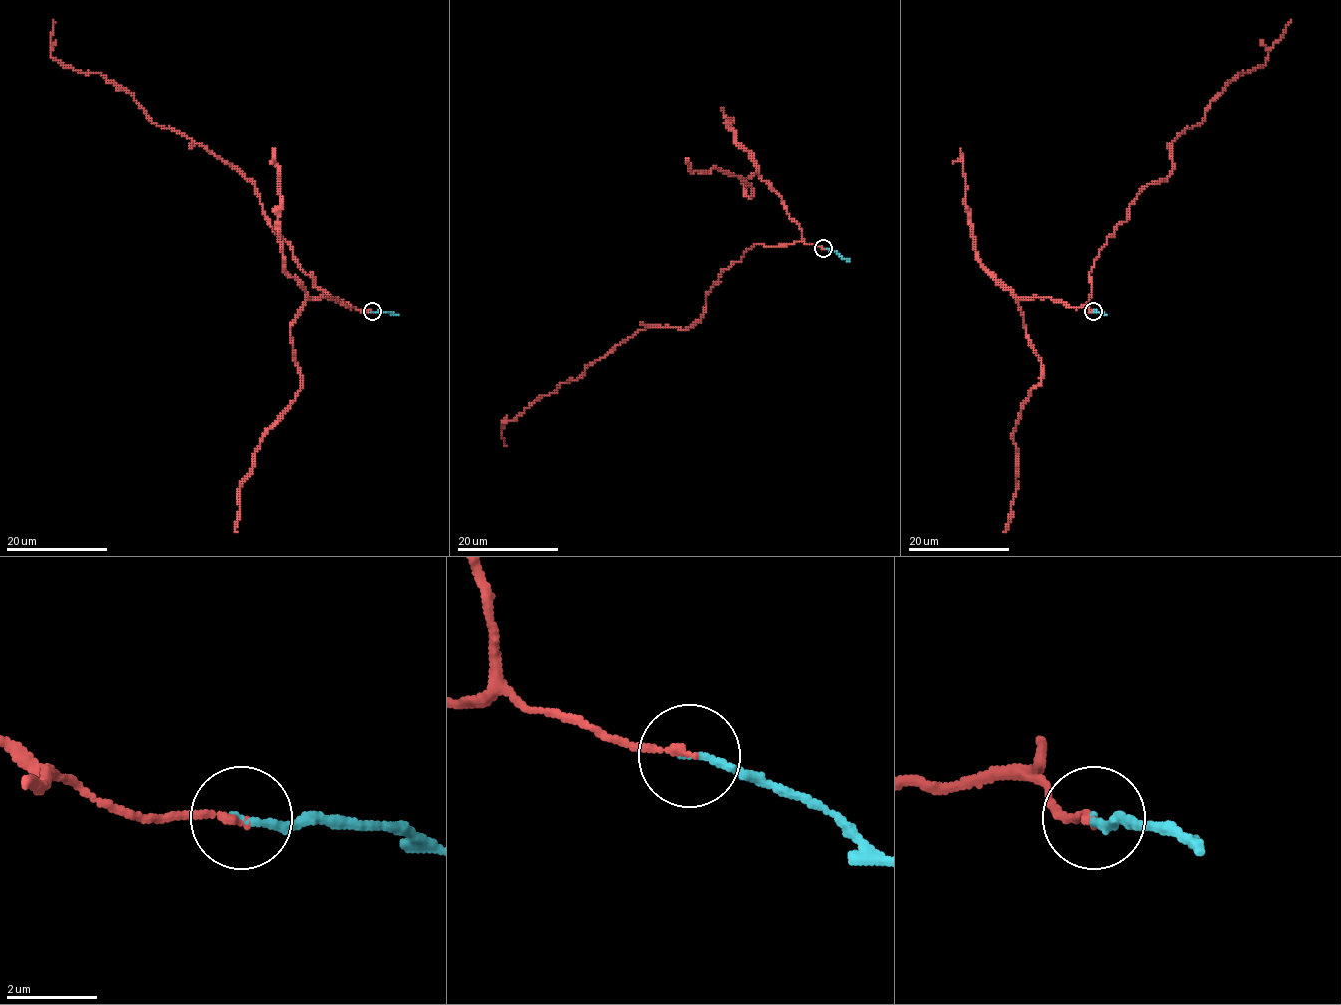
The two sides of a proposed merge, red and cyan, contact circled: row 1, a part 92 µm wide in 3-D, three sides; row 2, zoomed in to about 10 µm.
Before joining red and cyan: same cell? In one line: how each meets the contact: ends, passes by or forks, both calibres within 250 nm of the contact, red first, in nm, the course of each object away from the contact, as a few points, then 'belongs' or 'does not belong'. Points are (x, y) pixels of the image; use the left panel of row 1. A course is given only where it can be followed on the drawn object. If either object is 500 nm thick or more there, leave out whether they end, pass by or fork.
red ends; cyan ends; calibres 150 and 160 nm; course red (372, 311), (313, 284), (268, 223), (253, 182), (153, 122), (100, 73), (51, 55), (53, 20); course cyan (372, 311), (399, 315); belongs

